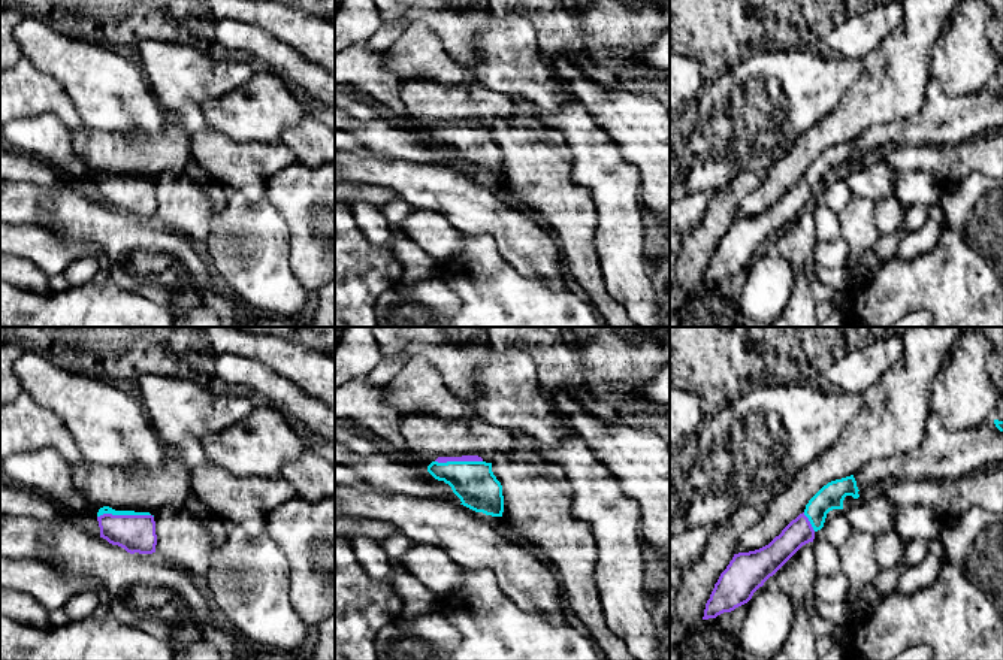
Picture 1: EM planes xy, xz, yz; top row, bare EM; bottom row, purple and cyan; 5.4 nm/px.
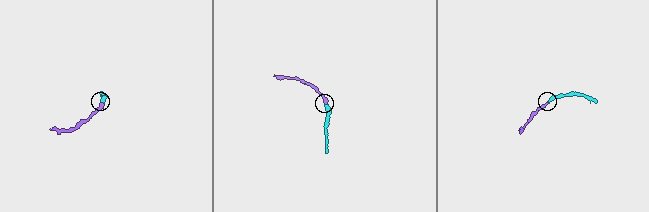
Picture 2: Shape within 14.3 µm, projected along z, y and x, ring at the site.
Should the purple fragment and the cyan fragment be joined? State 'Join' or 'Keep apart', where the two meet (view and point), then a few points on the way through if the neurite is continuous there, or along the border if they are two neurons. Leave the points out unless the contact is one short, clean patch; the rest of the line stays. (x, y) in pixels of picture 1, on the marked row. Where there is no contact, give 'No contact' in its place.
Join. Touches purple at xy (126, 515). Path across: xy (136, 533), (126, 523), (126, 515), (112, 515), (105, 509)

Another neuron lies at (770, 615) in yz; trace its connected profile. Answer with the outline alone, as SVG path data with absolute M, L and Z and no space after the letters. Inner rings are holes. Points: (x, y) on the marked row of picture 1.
M759 587L747 602L747 614L737 638L743 651L771 660L786 642L797 611L779 588Z

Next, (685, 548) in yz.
M715 524L688 529L670 538L670 569L683 569L692 564L704 551Z

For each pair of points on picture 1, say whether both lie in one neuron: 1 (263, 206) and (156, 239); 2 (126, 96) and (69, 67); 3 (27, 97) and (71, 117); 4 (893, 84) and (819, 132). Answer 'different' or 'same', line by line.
1: different
2: same
3: same
4: same

